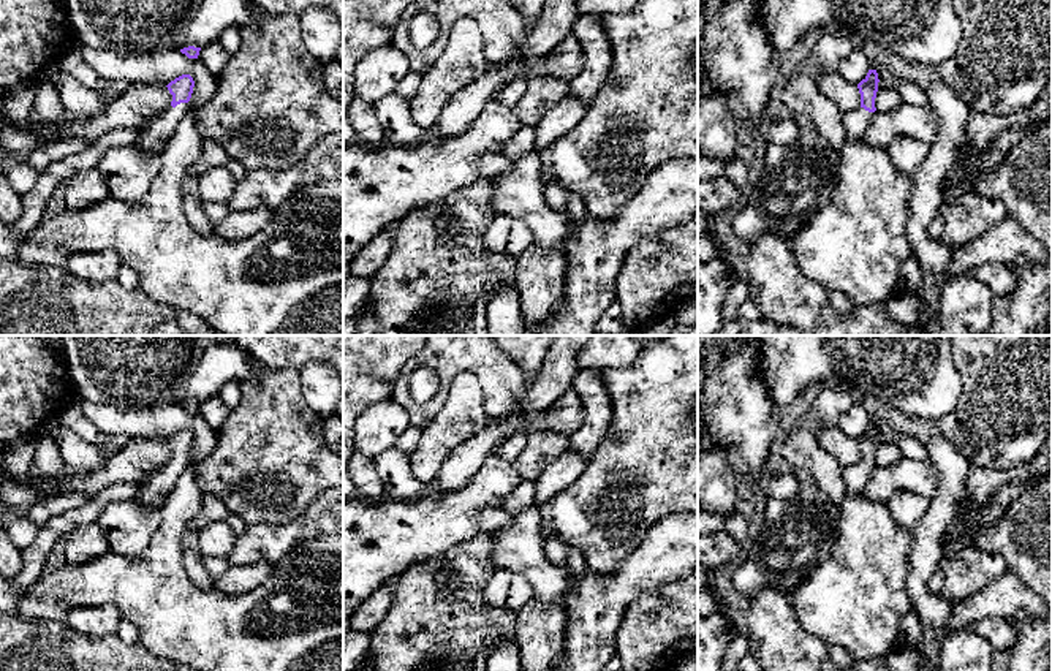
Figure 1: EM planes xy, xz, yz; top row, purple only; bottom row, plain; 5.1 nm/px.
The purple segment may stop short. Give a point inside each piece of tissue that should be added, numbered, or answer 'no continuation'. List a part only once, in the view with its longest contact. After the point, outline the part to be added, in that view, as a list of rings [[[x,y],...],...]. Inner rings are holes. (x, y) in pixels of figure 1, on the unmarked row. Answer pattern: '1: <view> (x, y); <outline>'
1: xy (158, 486); [[[191,456],[180,457],[176,462],[168,461],[142,484],[136,499],[147,508],[158,508],[190,464]]]

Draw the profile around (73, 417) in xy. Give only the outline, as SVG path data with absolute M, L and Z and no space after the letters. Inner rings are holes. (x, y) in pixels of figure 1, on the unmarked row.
M76 397L59 419L65 427L74 430L87 443L100 446L103 440L103 434L84 415L81 402L82 399Z

